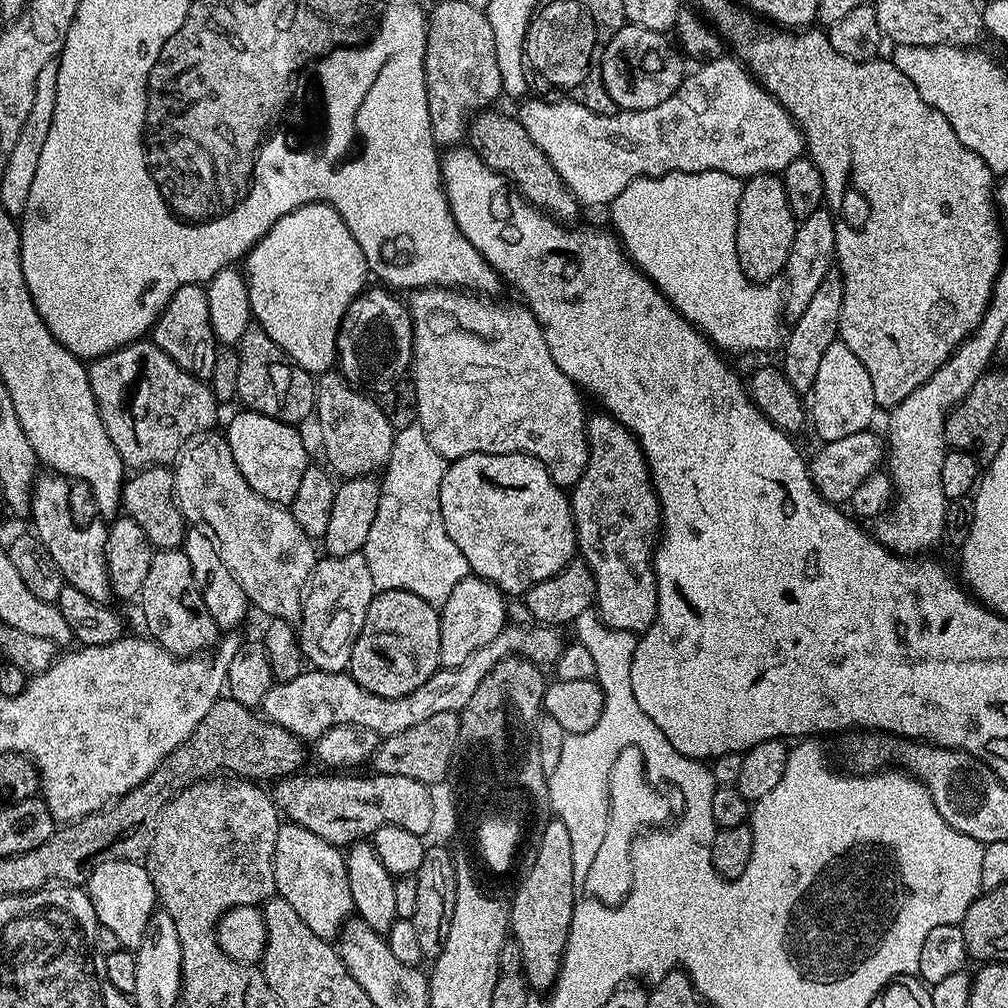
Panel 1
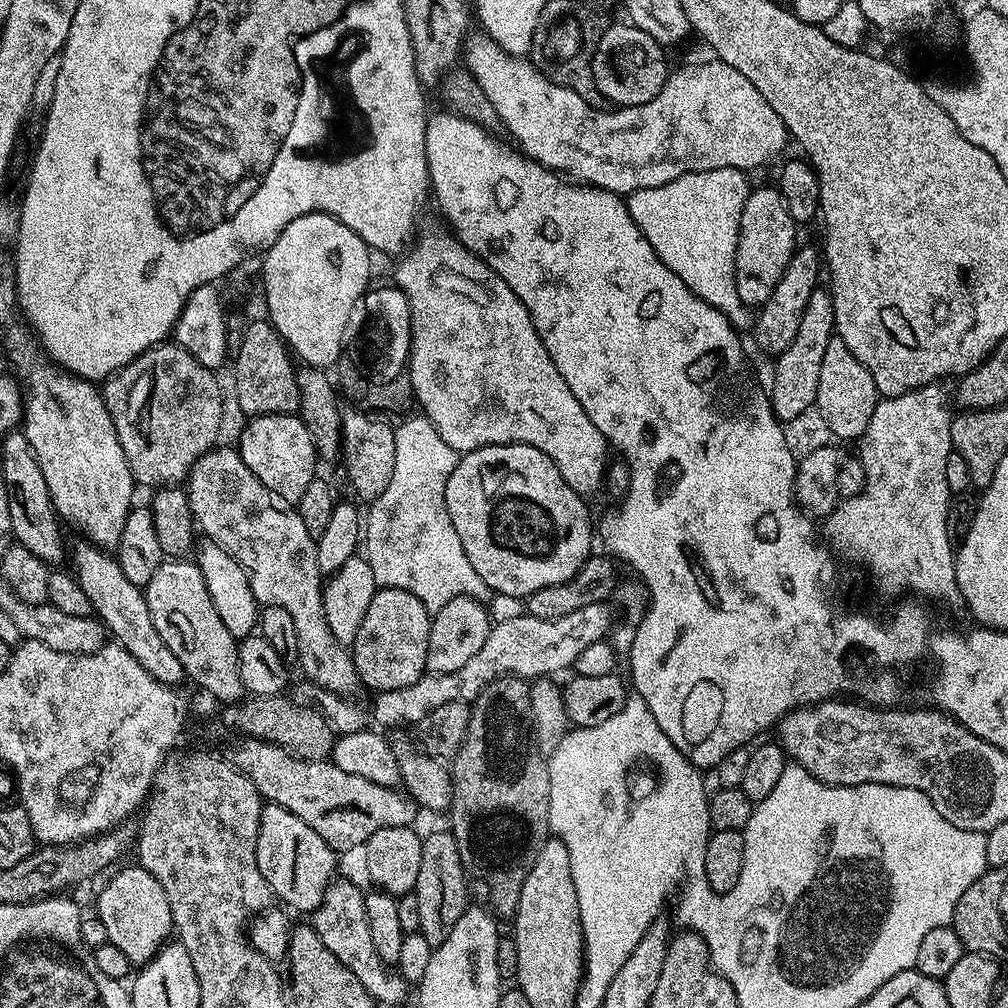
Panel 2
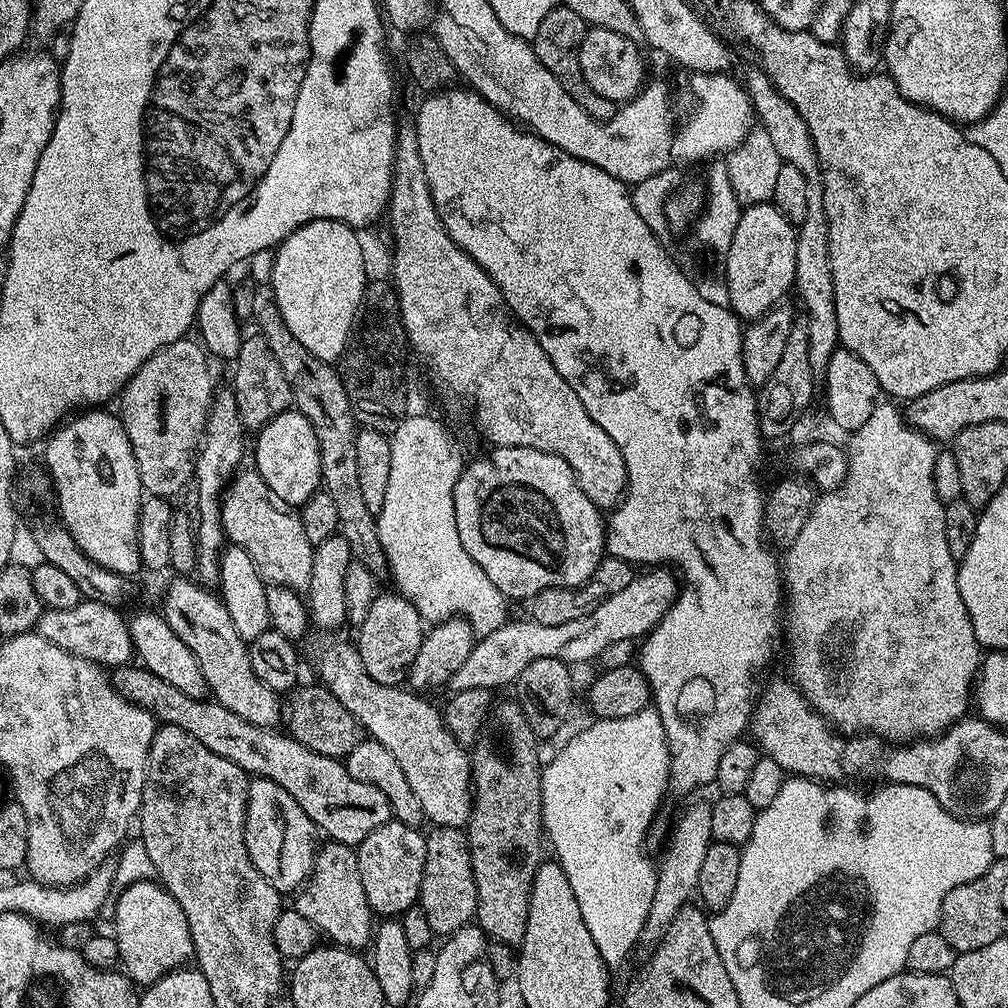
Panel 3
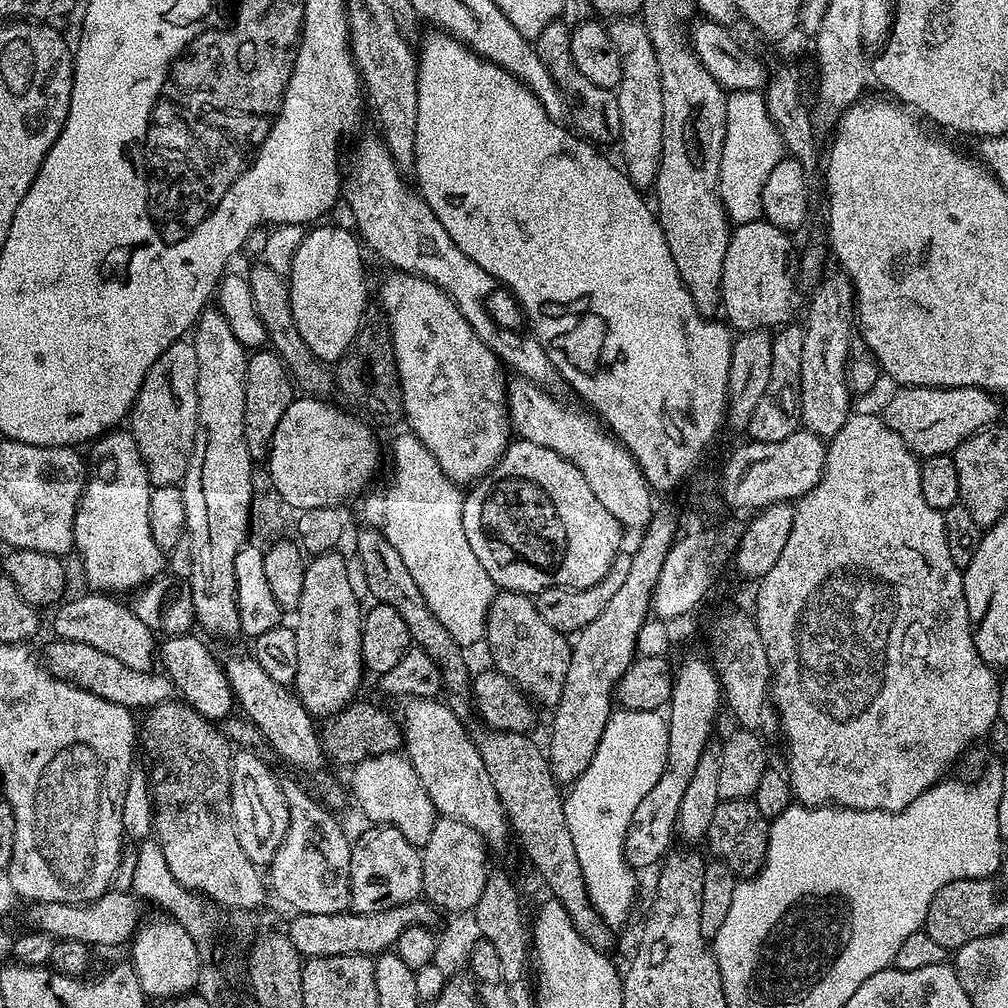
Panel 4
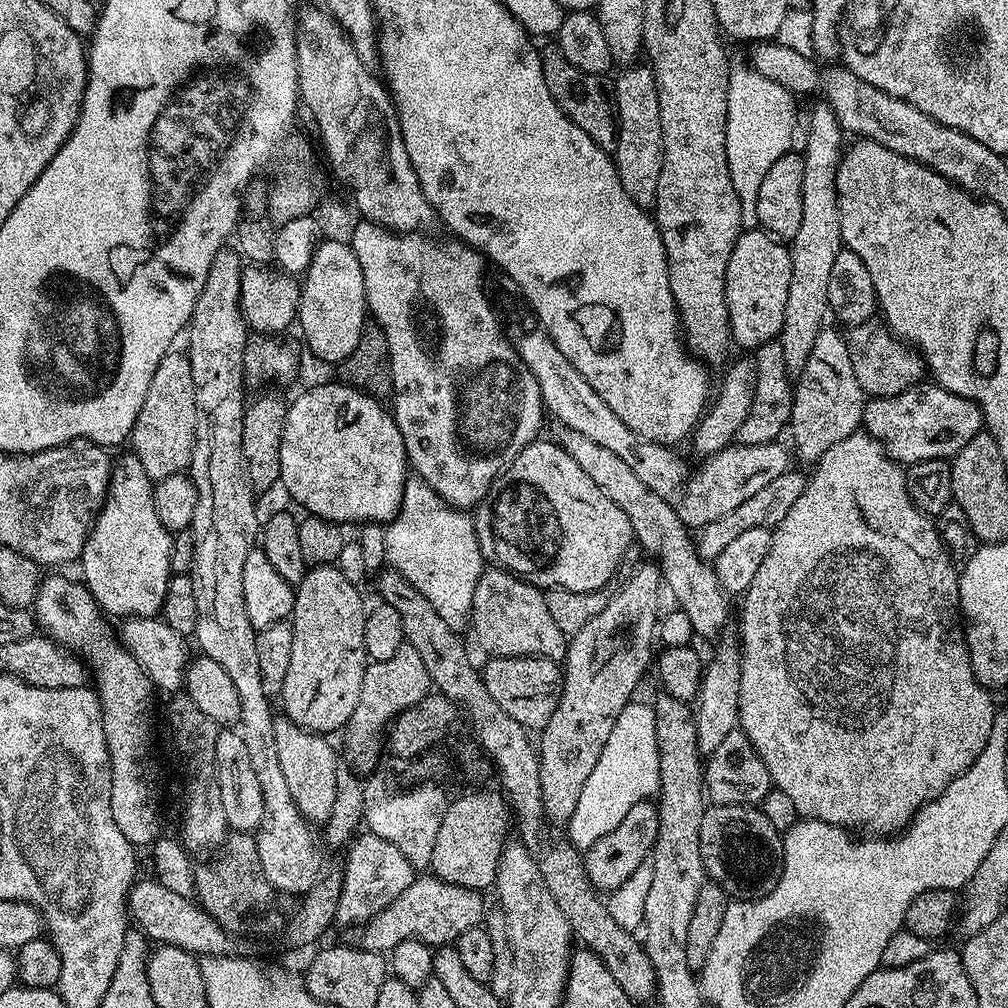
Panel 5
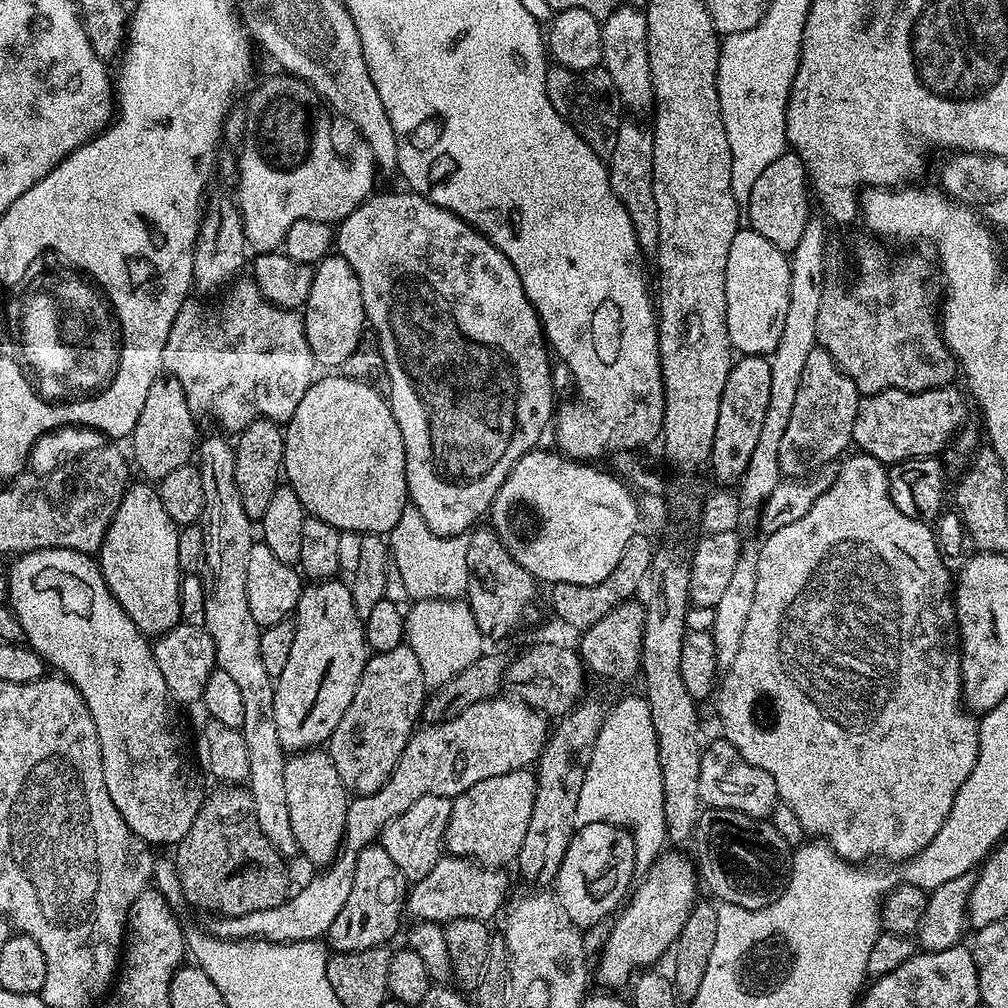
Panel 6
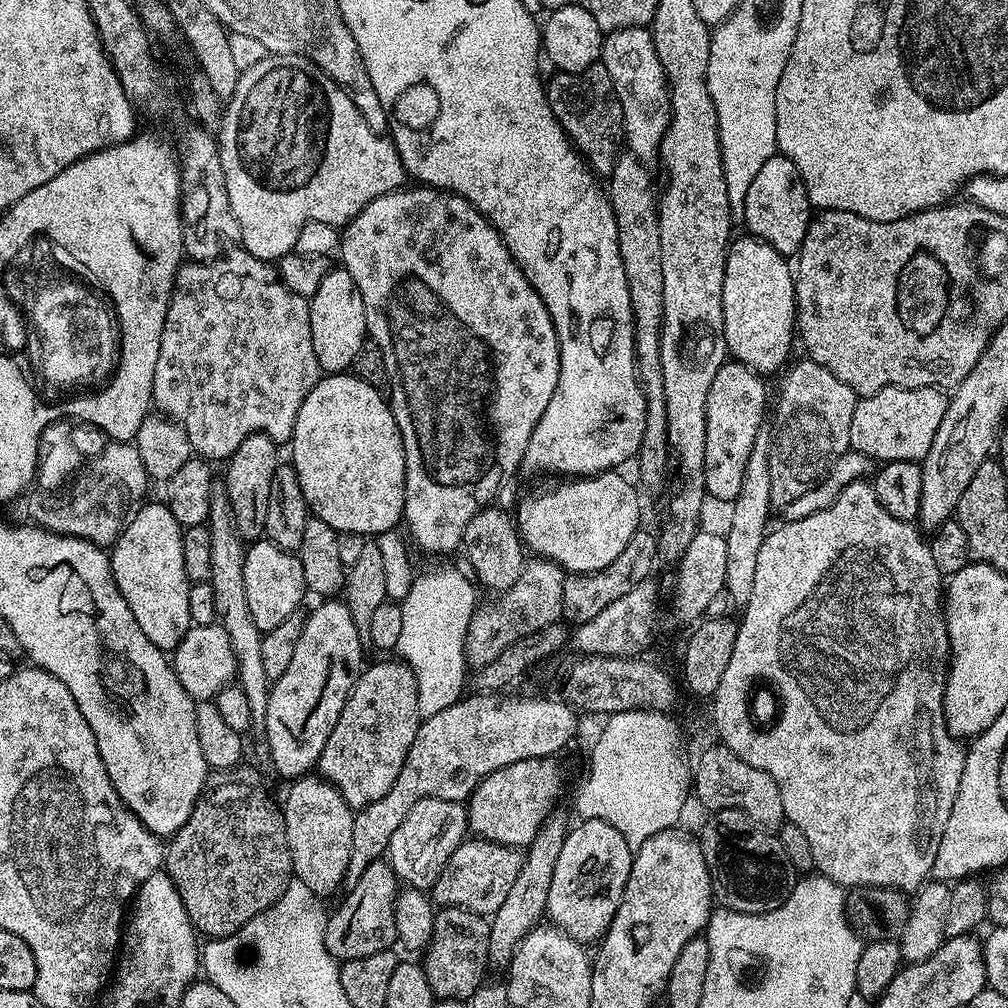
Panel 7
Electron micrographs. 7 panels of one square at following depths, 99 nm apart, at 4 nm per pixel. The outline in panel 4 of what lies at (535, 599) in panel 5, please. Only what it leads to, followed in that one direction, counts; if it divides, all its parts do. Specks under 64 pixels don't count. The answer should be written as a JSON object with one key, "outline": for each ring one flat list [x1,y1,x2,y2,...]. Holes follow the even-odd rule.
{"outline":[[497,591,492,597,492,605,488,611,488,626,486,629,486,645,492,651,495,671,506,674,516,682,517,688,525,696,531,698,537,705,555,706,562,698,562,690,566,682,566,670,570,670,572,645,565,633,554,630,554,626,546,626,536,609,535,599,523,592]]}

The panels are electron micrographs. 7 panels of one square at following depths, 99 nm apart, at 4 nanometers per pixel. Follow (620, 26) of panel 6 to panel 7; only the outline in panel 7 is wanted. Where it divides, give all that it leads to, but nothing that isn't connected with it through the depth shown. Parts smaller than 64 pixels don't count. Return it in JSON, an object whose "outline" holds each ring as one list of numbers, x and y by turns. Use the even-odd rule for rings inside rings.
{"outline":[[647,27,623,28,605,35,604,46,600,49,600,60,606,66,606,74,610,74,610,82,614,82,614,90,618,94,618,102,622,102,624,115,624,139,626,148,639,160,652,162,659,157,660,143,664,140,666,130,670,126,672,107,668,93,668,79,664,73,662,62,658,62,658,50,654,50,654,38]]}

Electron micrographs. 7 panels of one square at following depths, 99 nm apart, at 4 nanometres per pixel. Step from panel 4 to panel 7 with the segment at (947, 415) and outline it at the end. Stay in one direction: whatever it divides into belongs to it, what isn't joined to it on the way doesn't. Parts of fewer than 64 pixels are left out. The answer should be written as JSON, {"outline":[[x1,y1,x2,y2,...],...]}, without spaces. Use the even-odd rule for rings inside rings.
{"outline":[[883,388,872,396,857,399,854,406,854,419,850,422,849,449,866,454,874,462,889,460,923,461,924,455,934,442,934,434,938,434,938,426,942,426,942,418,948,409,949,397,939,388]]}

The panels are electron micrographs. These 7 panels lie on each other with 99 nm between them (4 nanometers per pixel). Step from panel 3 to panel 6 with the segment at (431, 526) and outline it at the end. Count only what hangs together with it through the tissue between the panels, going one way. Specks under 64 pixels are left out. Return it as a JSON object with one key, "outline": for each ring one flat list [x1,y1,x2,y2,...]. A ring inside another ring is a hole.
{"outline":[[411,506,402,510,402,518,398,518,398,526,390,533,390,558,394,567,402,574,406,582,409,597,416,600,454,600,463,597,468,591,468,536,439,536,426,526,426,518]]}

